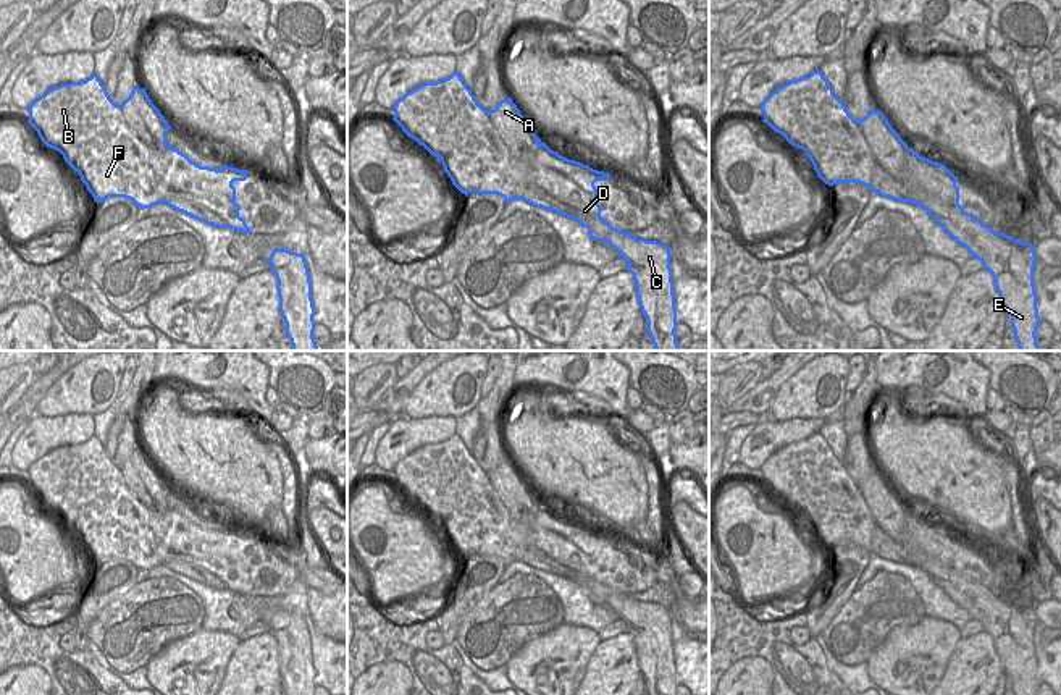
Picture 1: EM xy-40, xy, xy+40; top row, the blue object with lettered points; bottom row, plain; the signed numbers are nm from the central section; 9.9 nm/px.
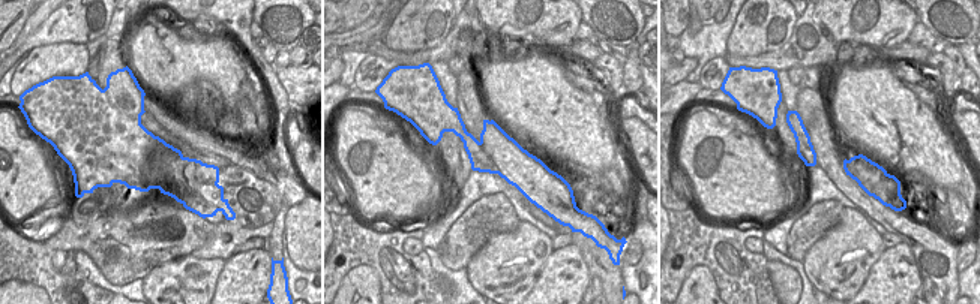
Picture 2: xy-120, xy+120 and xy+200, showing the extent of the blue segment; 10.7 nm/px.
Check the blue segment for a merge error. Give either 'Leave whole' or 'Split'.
Split.

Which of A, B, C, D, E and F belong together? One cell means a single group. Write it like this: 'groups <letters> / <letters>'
groups A C D E / B F

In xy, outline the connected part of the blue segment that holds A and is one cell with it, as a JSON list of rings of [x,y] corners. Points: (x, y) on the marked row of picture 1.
[[[512,99],[501,100],[489,118],[510,149],[514,160],[514,192],[535,207],[556,212],[572,218],[588,230],[593,241],[609,242],[628,263],[633,275],[636,296],[643,315],[648,322],[648,333],[656,351],[680,351],[677,343],[677,309],[670,268],[670,247],[657,241],[636,239],[631,233],[612,228],[607,218],[601,217],[602,207],[598,204],[596,181],[607,181],[609,173],[598,171],[575,160],[568,160],[551,150],[530,128]]]

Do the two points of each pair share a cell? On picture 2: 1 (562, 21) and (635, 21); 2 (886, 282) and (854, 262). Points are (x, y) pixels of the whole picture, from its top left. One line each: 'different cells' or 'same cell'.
1: different cells
2: different cells

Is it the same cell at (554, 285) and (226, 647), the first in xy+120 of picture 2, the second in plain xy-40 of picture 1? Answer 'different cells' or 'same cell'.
different cells

